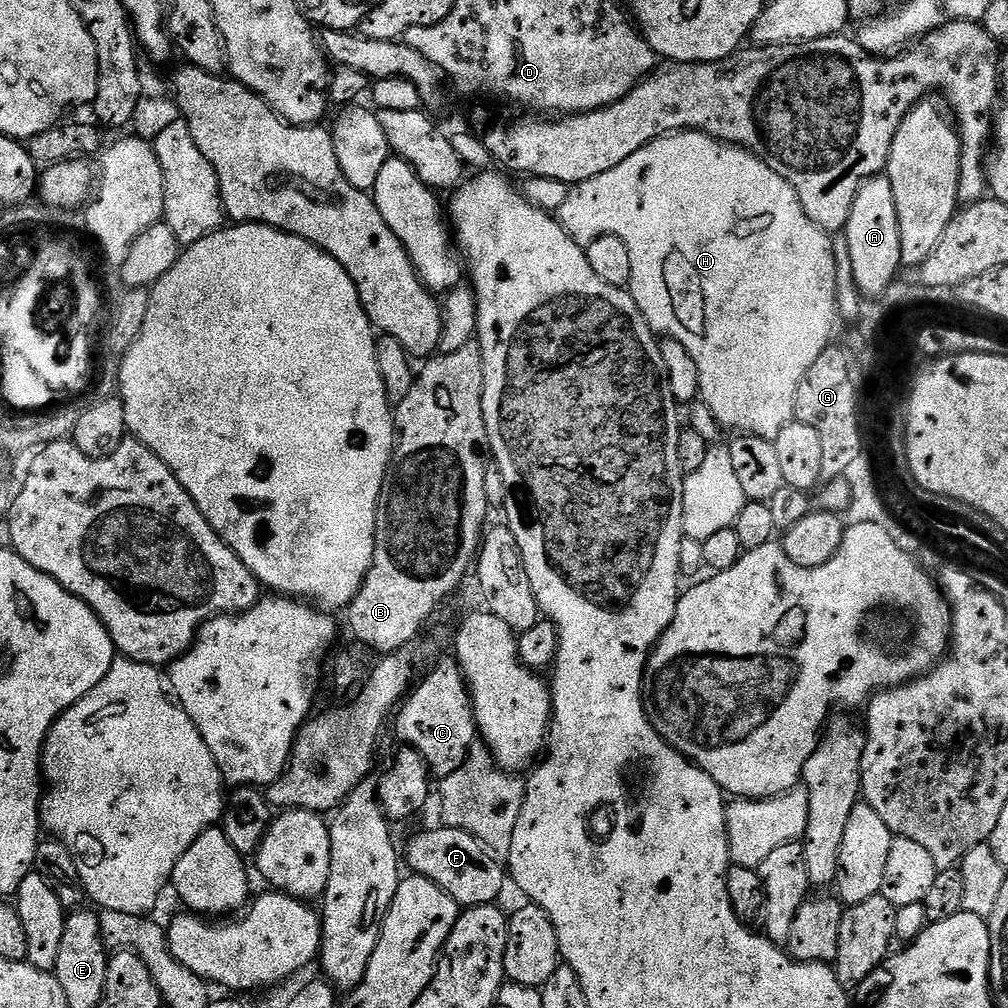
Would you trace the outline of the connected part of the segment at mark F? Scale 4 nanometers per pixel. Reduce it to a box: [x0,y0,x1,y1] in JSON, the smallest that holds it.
[406,827,506,908]

